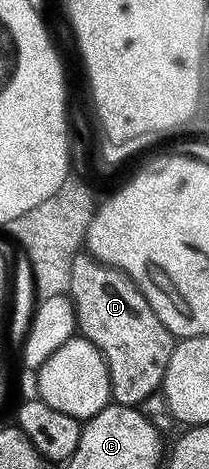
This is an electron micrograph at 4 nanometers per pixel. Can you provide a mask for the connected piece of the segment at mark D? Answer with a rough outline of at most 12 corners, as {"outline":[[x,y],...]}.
{"outline":[[79,253],[68,296],[111,400],[161,388],[176,338],[126,273]]}

